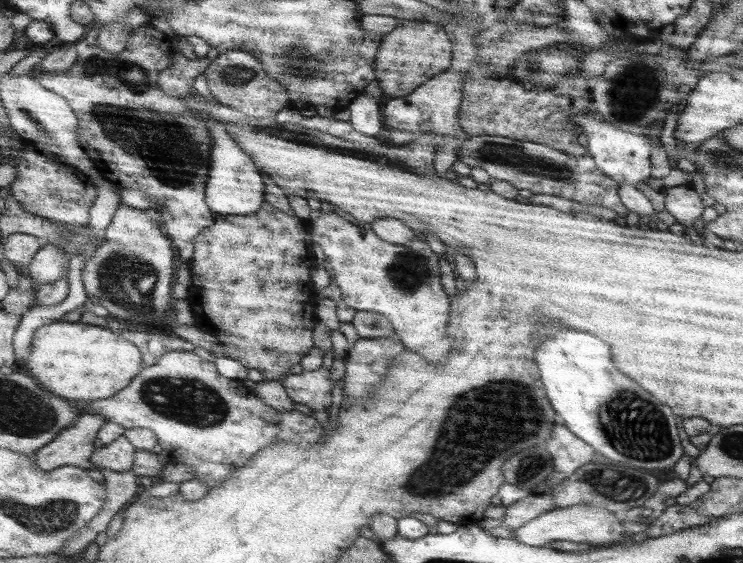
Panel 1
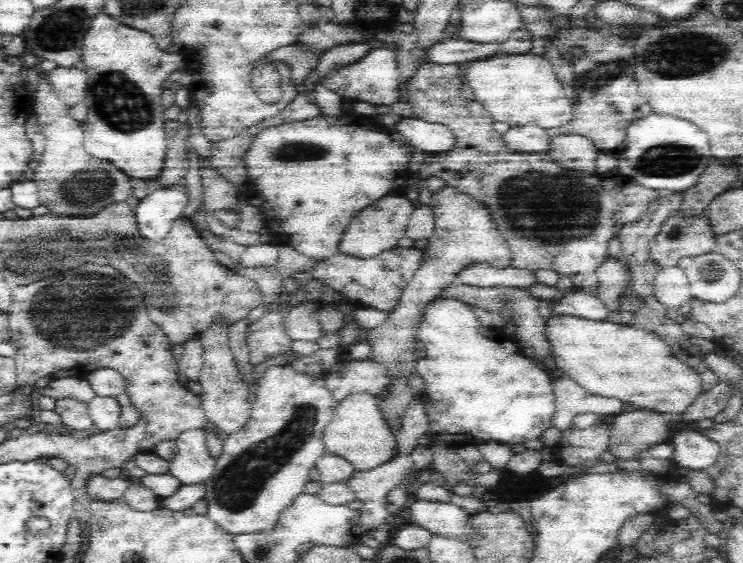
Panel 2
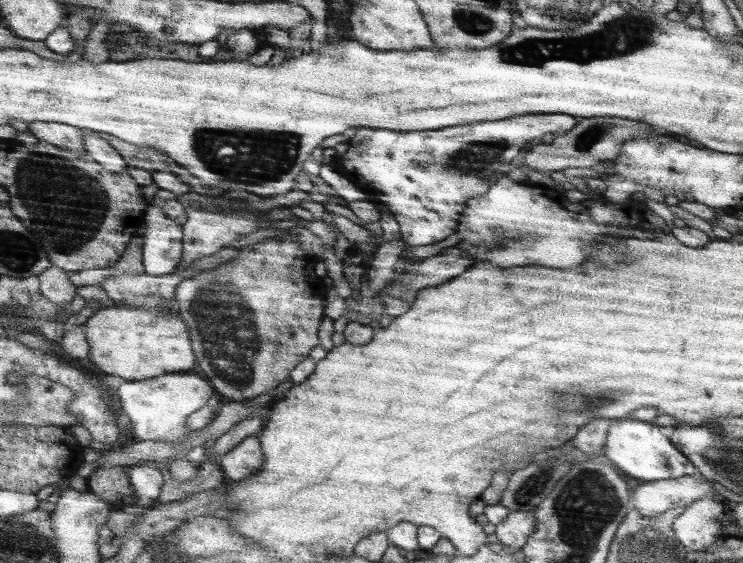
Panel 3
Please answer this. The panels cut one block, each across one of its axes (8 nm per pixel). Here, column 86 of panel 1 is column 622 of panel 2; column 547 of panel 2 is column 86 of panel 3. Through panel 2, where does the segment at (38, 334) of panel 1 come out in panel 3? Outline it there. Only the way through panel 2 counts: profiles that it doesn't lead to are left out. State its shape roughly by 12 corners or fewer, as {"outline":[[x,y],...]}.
{"outline":[[112,306],[85,324],[91,362],[125,381],[190,373],[186,320]]}

